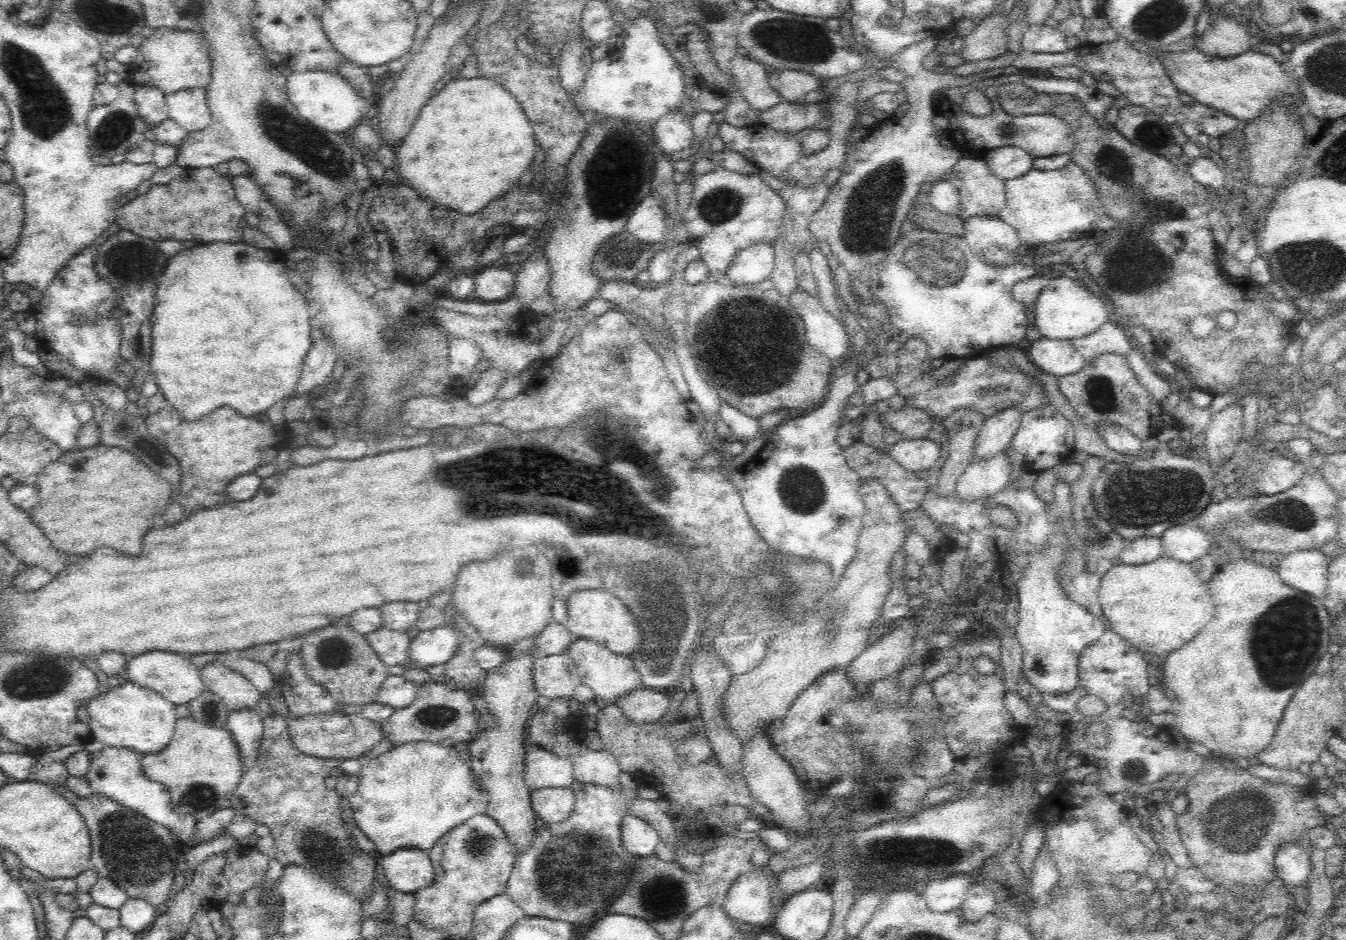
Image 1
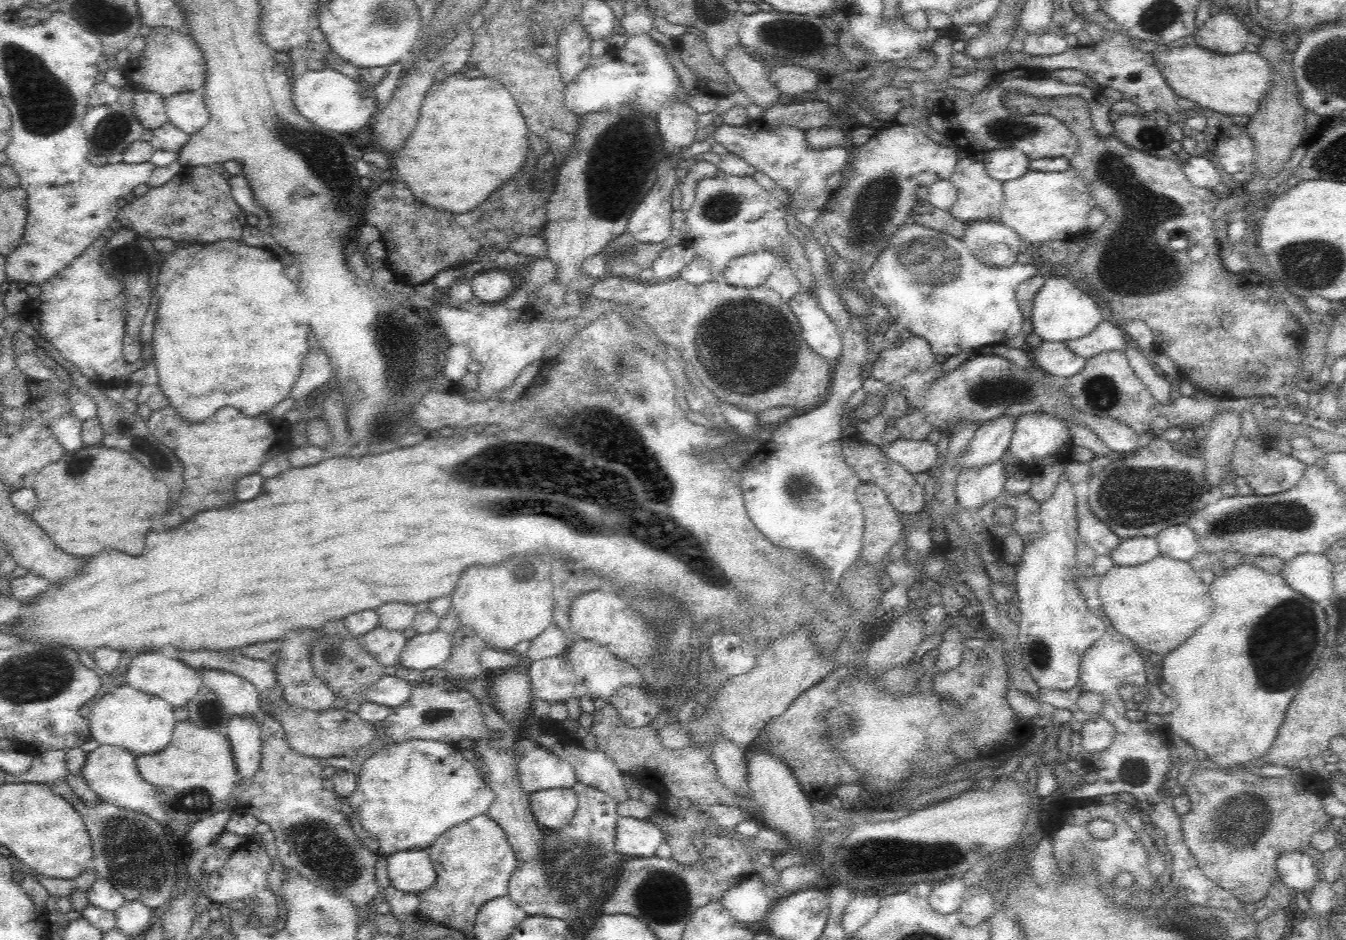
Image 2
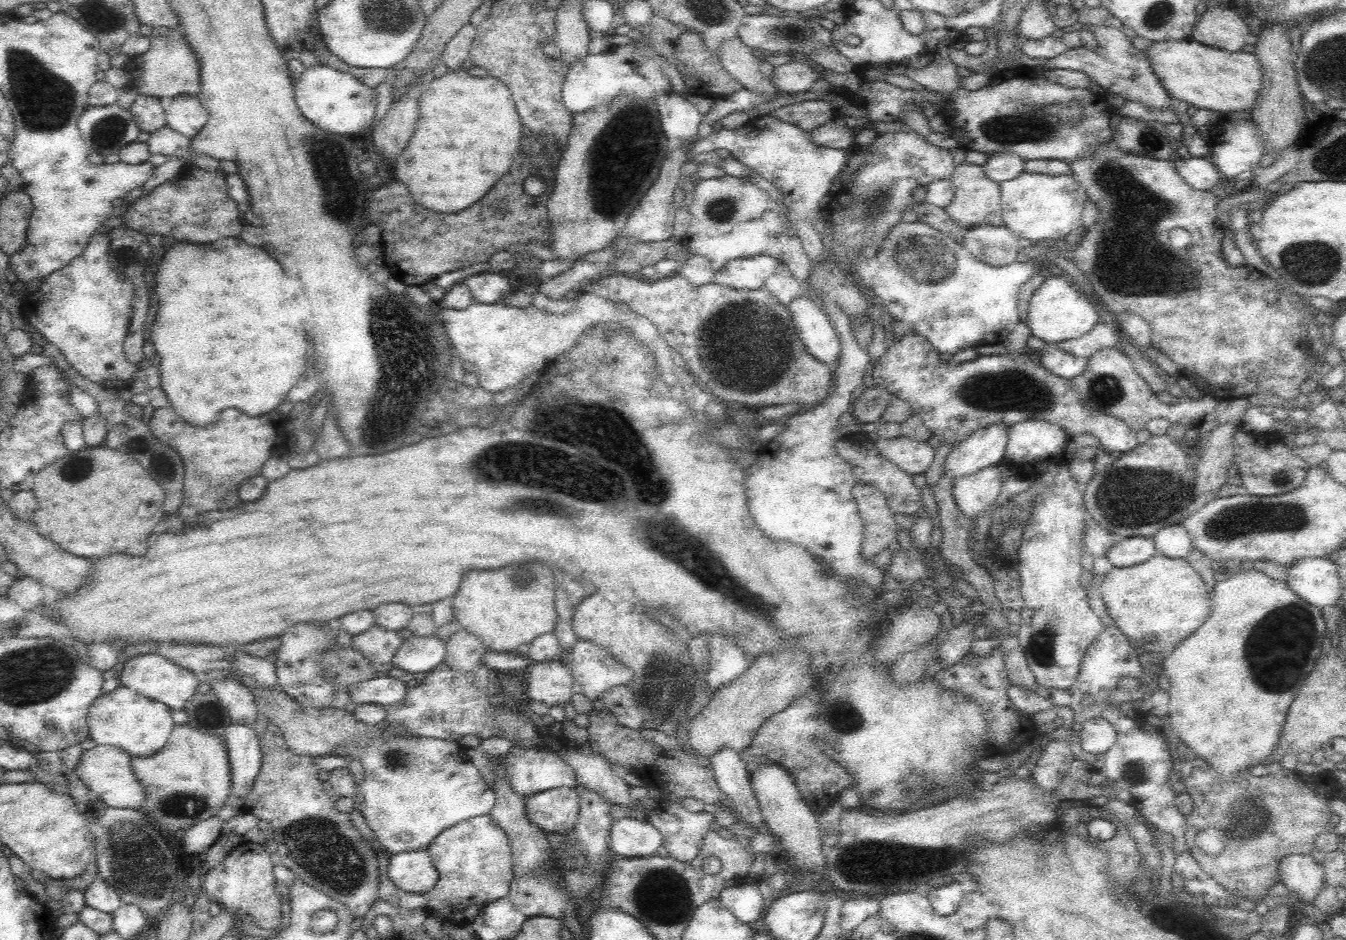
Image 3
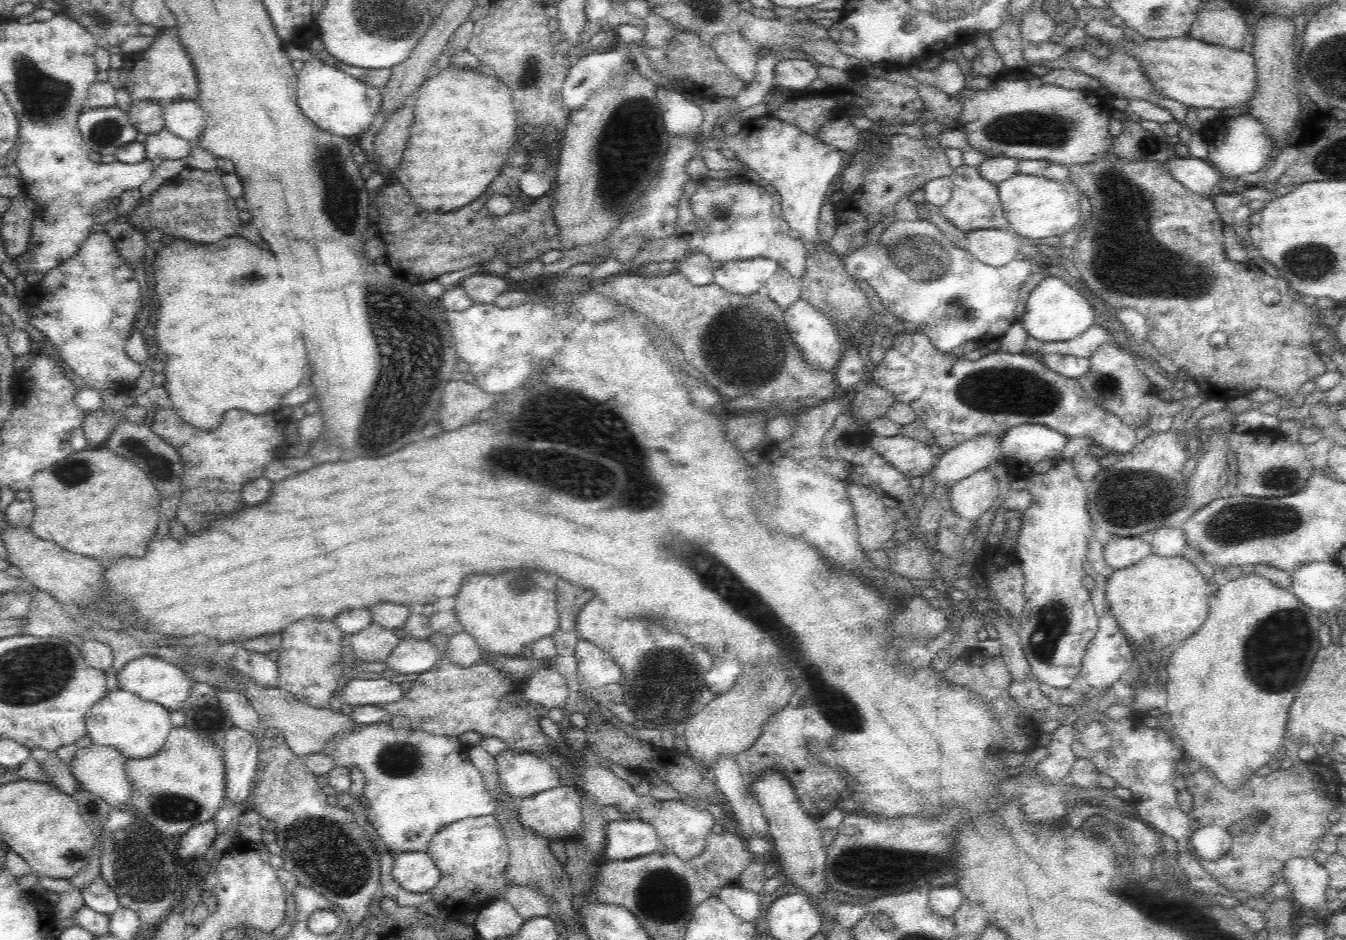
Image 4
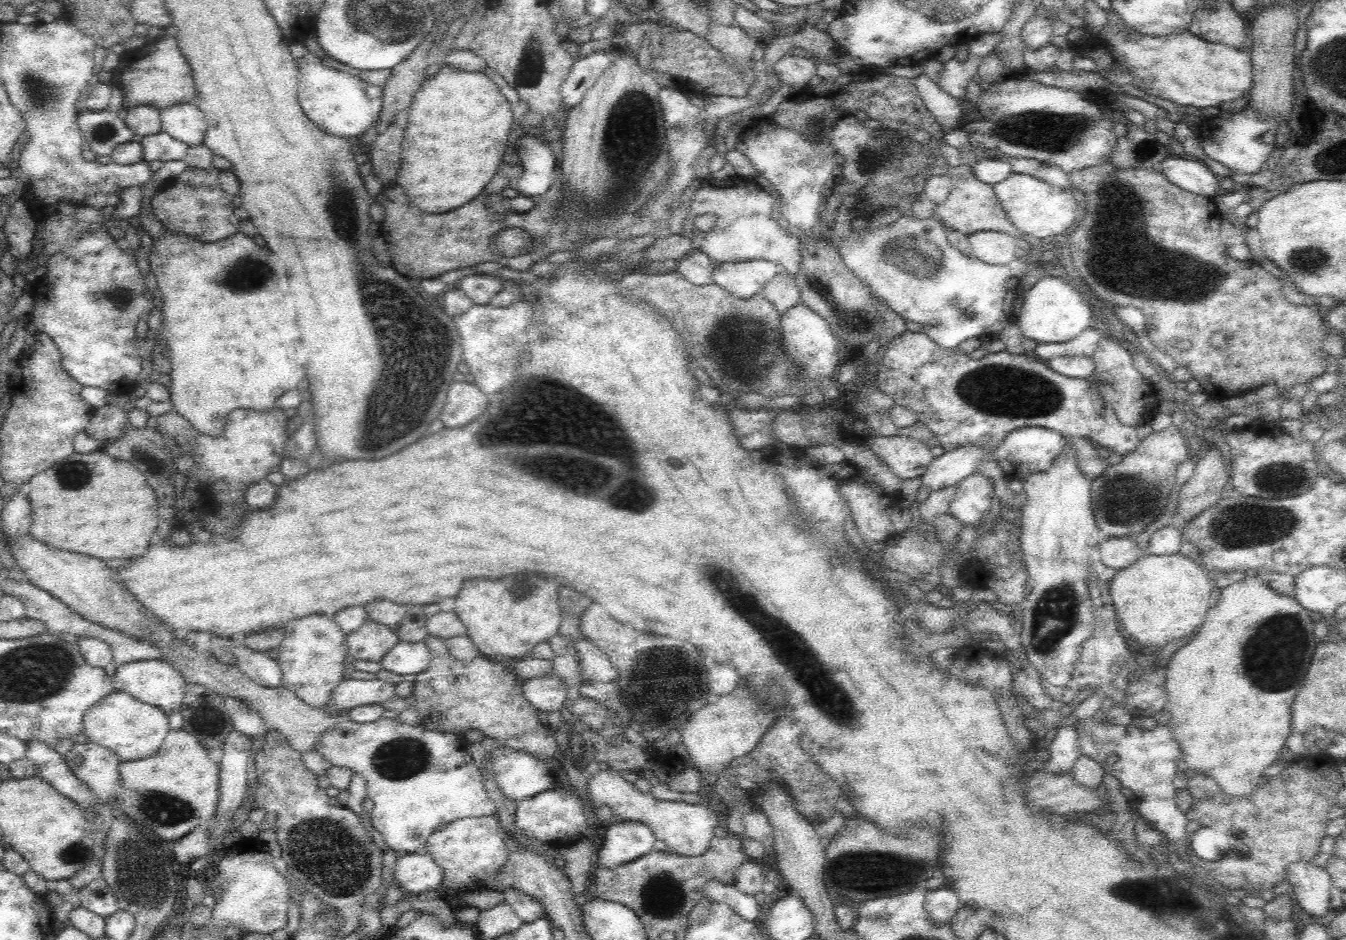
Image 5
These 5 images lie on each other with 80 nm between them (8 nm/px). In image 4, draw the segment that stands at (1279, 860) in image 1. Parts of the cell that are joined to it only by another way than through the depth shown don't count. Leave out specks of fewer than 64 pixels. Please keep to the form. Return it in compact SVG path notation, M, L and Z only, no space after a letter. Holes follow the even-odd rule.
M1314 857L1290 858L1286 862L1280 878L1284 879L1290 894L1294 896L1294 900L1296 900L1294 904L1300 904L1300 906L1306 906L1312 910L1326 908L1326 892L1328 892L1330 877L1326 868L1323 868Z

